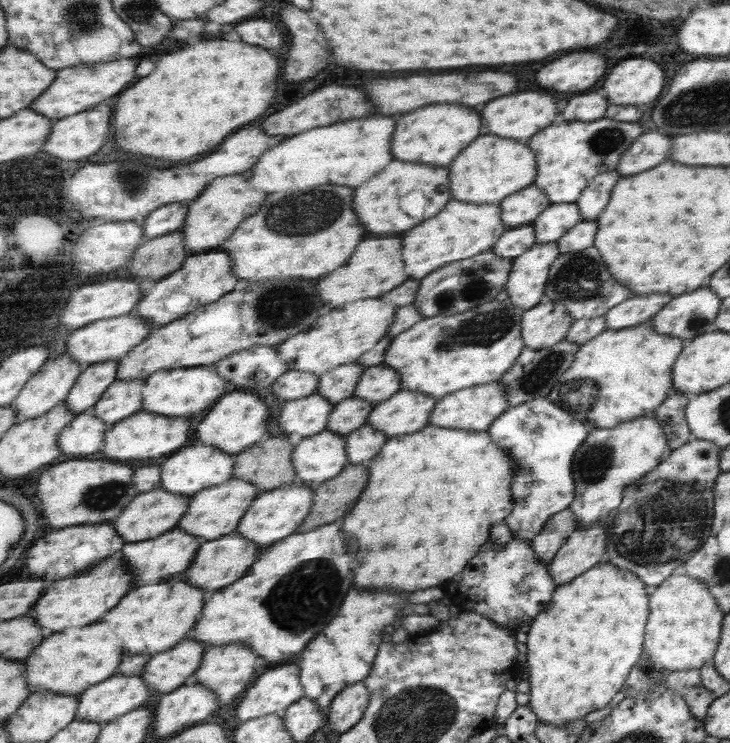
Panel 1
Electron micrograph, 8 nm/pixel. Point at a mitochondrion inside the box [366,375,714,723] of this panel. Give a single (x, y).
(659, 521)

